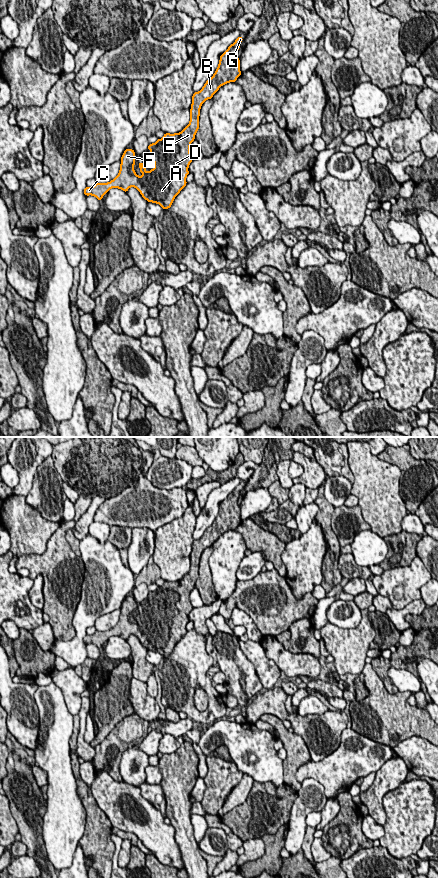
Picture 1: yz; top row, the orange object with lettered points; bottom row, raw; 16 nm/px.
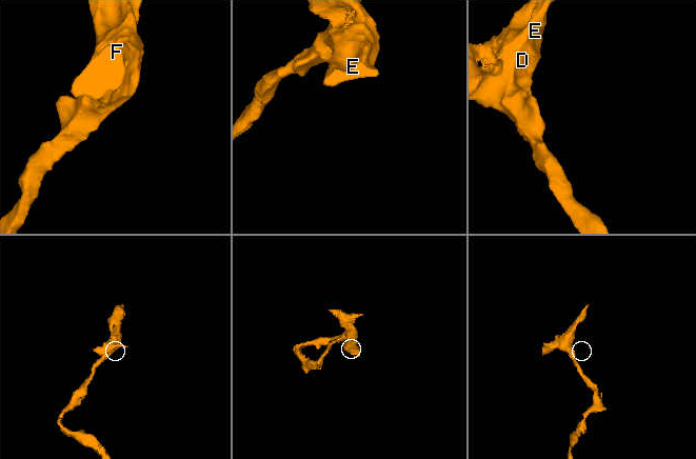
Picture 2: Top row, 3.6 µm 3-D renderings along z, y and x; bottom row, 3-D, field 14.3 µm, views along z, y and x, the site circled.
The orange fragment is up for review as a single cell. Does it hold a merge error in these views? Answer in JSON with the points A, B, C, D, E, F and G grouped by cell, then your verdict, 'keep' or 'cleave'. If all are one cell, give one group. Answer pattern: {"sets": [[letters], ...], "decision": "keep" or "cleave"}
{"sets": [["A", "B", "C", "D", "E", "F", "G"]], "decision": "keep"}

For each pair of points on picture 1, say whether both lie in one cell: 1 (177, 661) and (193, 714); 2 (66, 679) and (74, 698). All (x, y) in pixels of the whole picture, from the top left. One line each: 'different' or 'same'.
1: same
2: same

